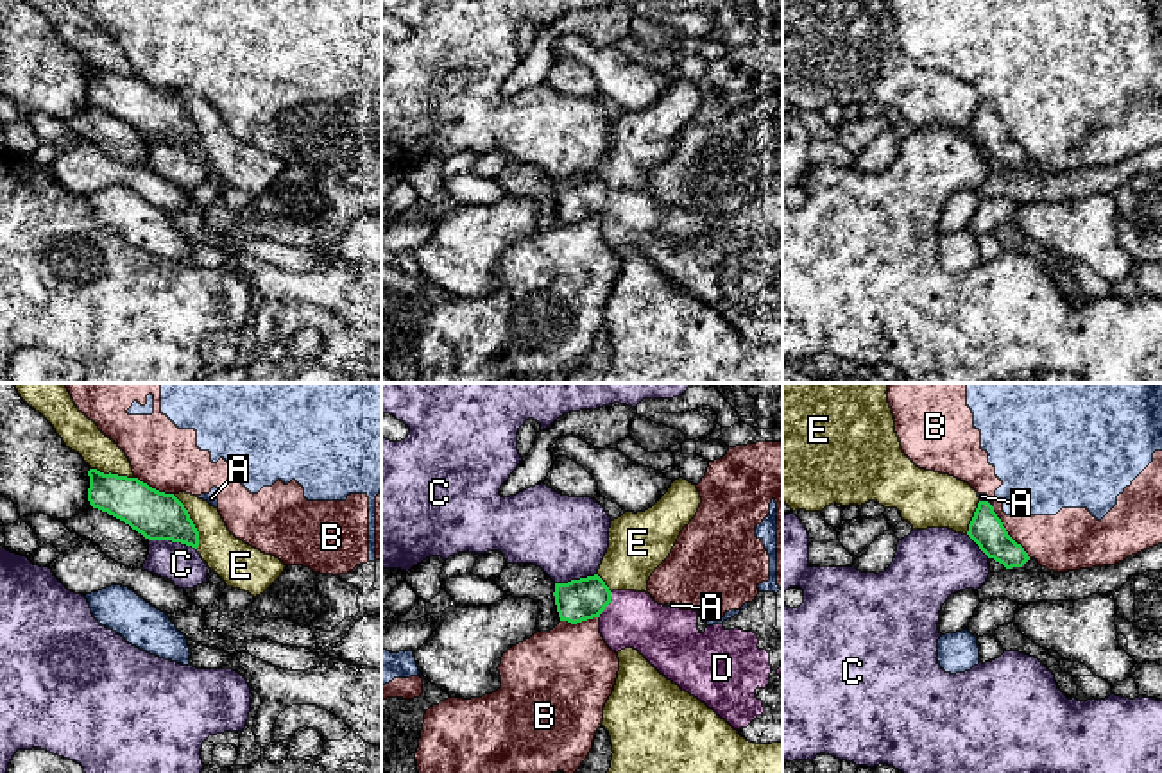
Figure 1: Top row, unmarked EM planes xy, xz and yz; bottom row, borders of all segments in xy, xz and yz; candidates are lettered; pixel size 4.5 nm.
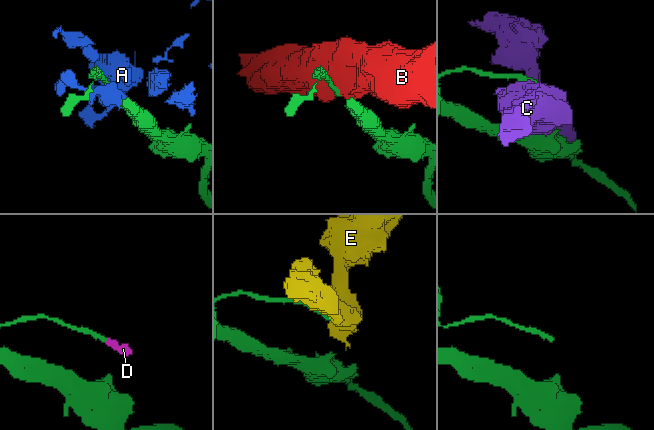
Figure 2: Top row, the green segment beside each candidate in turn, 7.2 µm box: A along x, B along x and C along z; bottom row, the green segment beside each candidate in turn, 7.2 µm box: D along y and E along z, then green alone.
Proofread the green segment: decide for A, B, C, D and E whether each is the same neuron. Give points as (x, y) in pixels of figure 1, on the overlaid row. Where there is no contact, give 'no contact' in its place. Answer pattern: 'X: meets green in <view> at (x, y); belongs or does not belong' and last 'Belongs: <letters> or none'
A: meets green in yz at (987, 501); does not belong
B: meets green in yz at (1007, 532); does not belong
C: meets green in xy at (172, 541); does not belong
D: meets green in xz at (607, 603); belongs
E: meets green in xy at (192, 521); does not belong
Belongs: D

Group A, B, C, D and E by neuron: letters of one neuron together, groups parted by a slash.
A B / C / D / E

